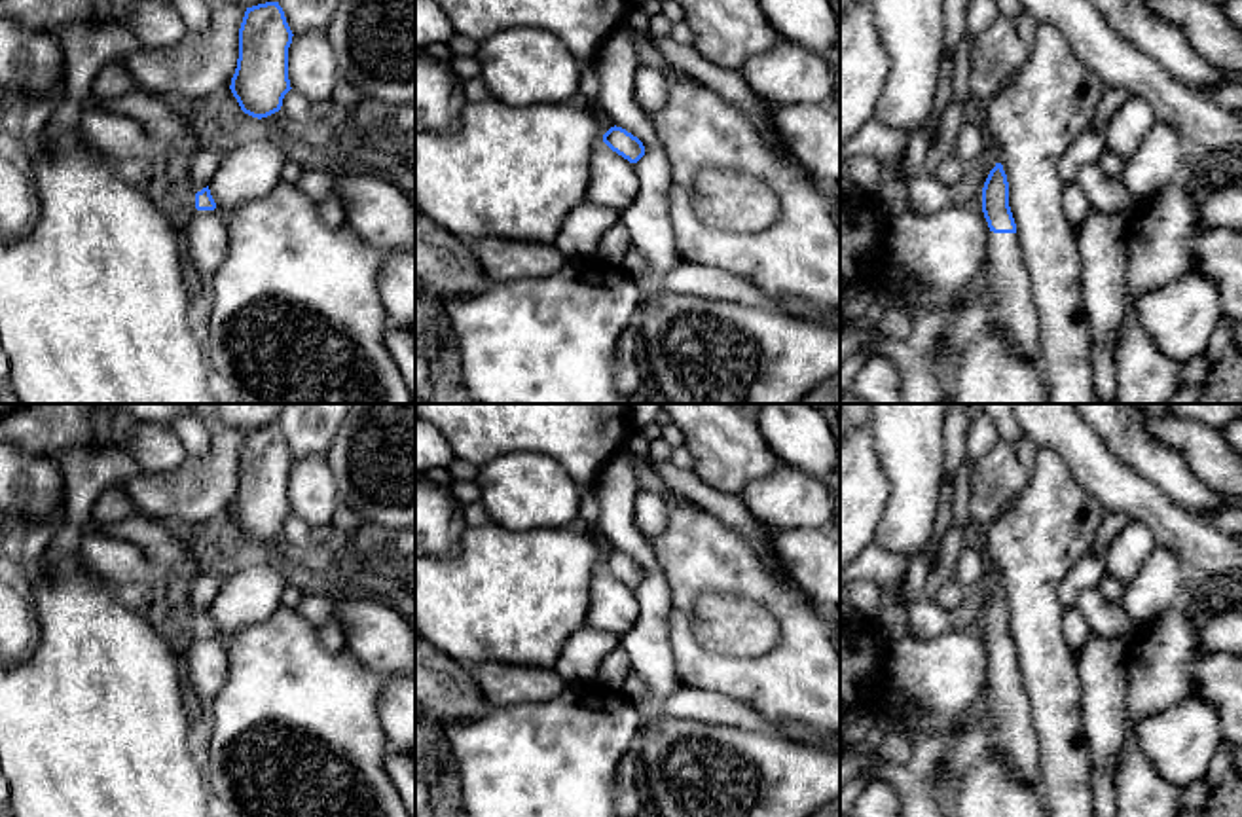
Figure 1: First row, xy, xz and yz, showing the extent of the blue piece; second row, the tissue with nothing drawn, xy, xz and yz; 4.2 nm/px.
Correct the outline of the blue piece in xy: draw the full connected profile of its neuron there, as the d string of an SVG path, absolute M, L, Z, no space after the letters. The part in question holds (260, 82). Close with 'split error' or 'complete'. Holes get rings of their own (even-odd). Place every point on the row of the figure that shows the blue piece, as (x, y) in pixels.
M279 2L247 8L229 85L245 114L262 119L281 110L284 95L292 89L288 80L292 36Z; complete

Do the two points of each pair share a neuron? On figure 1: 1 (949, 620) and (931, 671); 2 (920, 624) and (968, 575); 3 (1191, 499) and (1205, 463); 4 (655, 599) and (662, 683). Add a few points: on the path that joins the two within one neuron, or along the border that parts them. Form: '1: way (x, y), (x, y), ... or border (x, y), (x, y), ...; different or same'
1: border (968, 628), (926, 639), (909, 635); different
2: border (988, 563), (983, 577), (968, 588); different
3: border (1168, 448), (1205, 484), (1222, 493); different
4: way (655, 620), (655, 662); same

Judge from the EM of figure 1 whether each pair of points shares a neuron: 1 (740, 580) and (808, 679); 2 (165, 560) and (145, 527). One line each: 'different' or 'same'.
1: same
2: same

